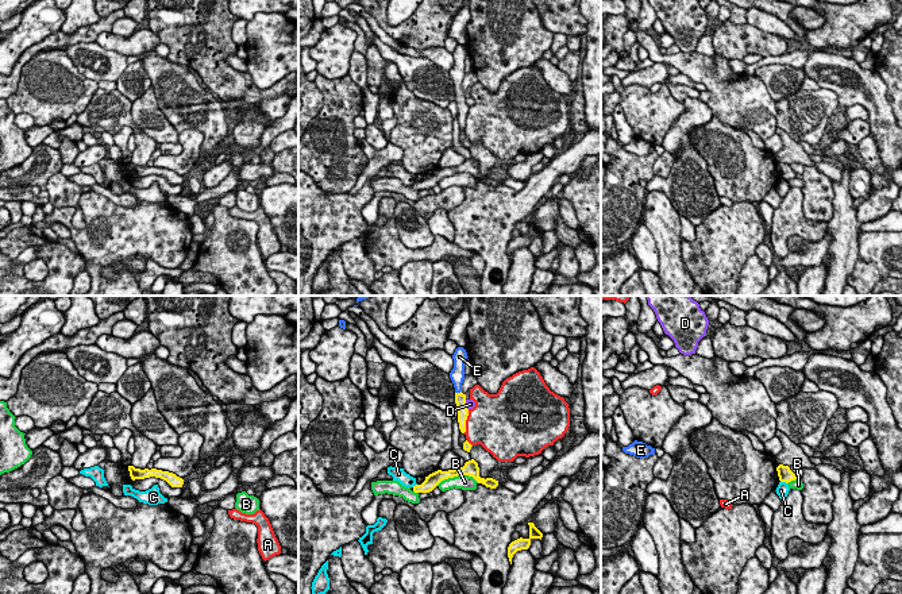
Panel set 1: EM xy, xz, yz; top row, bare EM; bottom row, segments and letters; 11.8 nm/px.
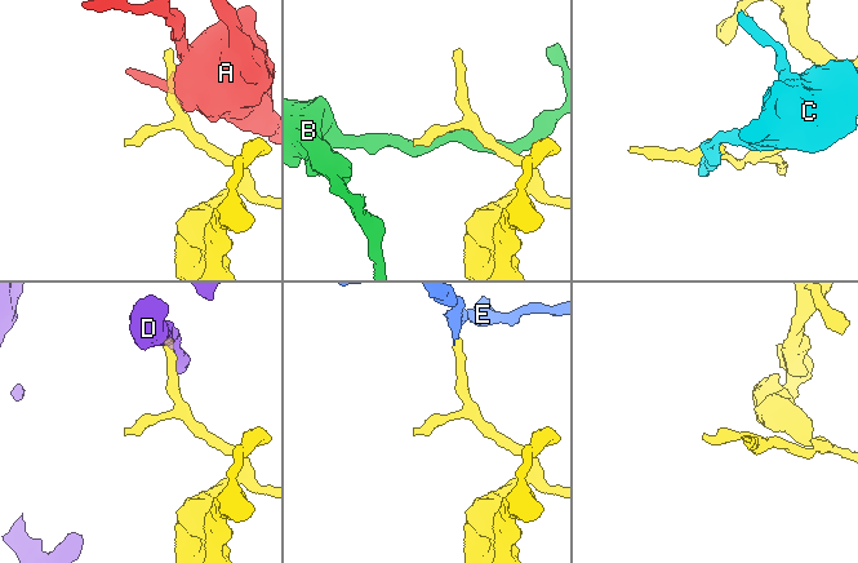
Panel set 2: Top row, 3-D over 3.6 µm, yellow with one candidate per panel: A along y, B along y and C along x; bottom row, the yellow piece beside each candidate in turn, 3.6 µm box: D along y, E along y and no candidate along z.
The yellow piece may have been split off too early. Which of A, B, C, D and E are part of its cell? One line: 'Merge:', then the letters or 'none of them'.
Merge: E

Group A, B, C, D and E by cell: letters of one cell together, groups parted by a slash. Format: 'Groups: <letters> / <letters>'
Groups: A / B / C / D / E

